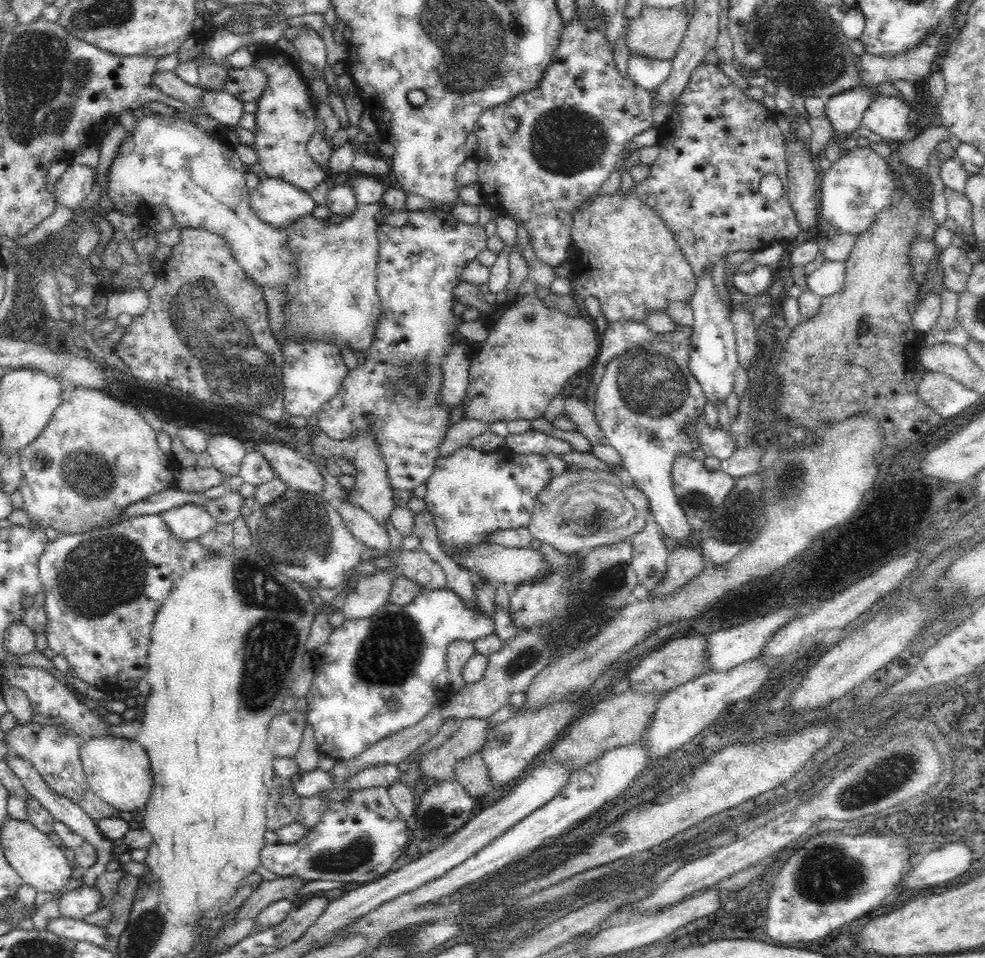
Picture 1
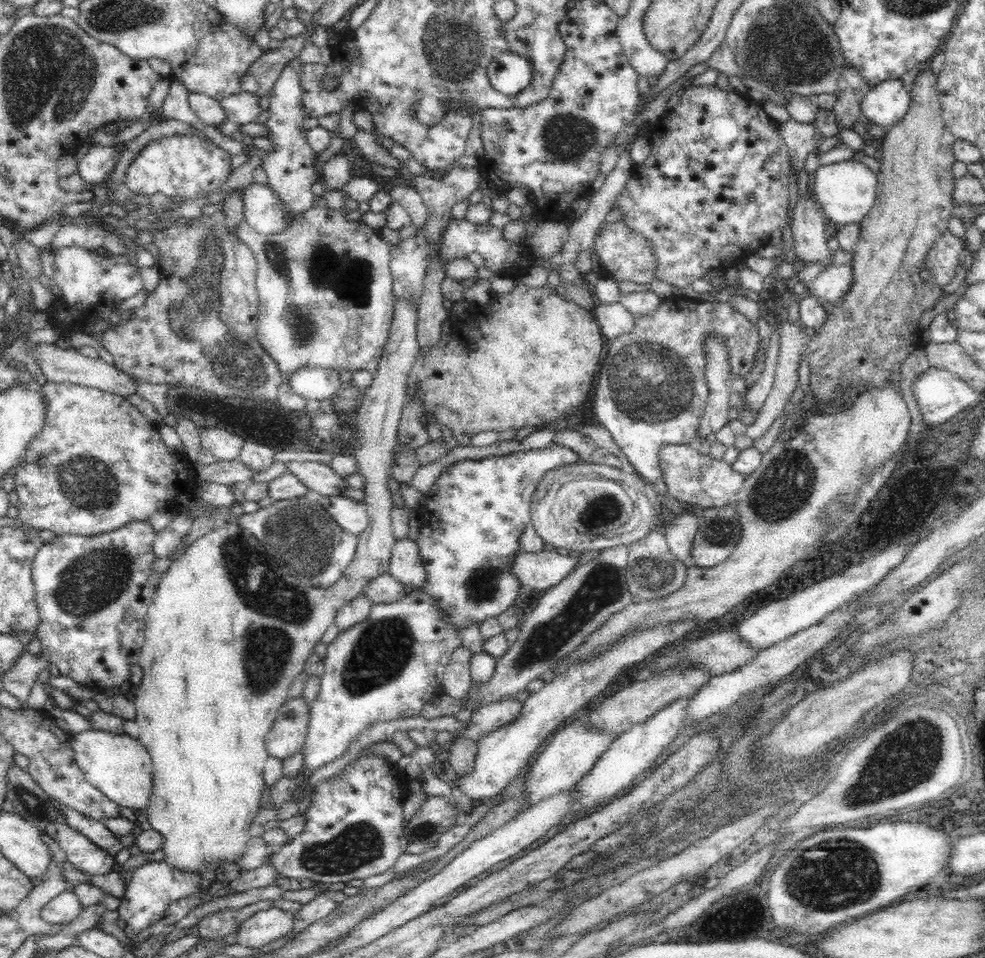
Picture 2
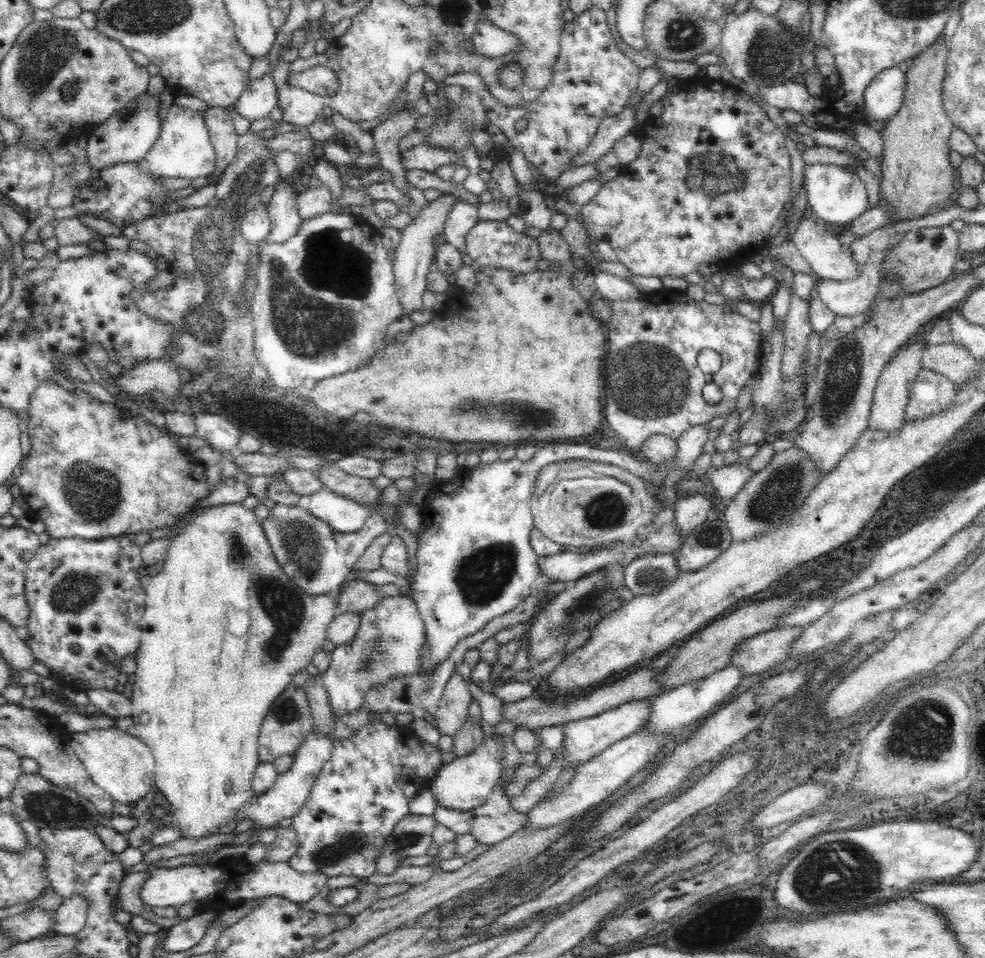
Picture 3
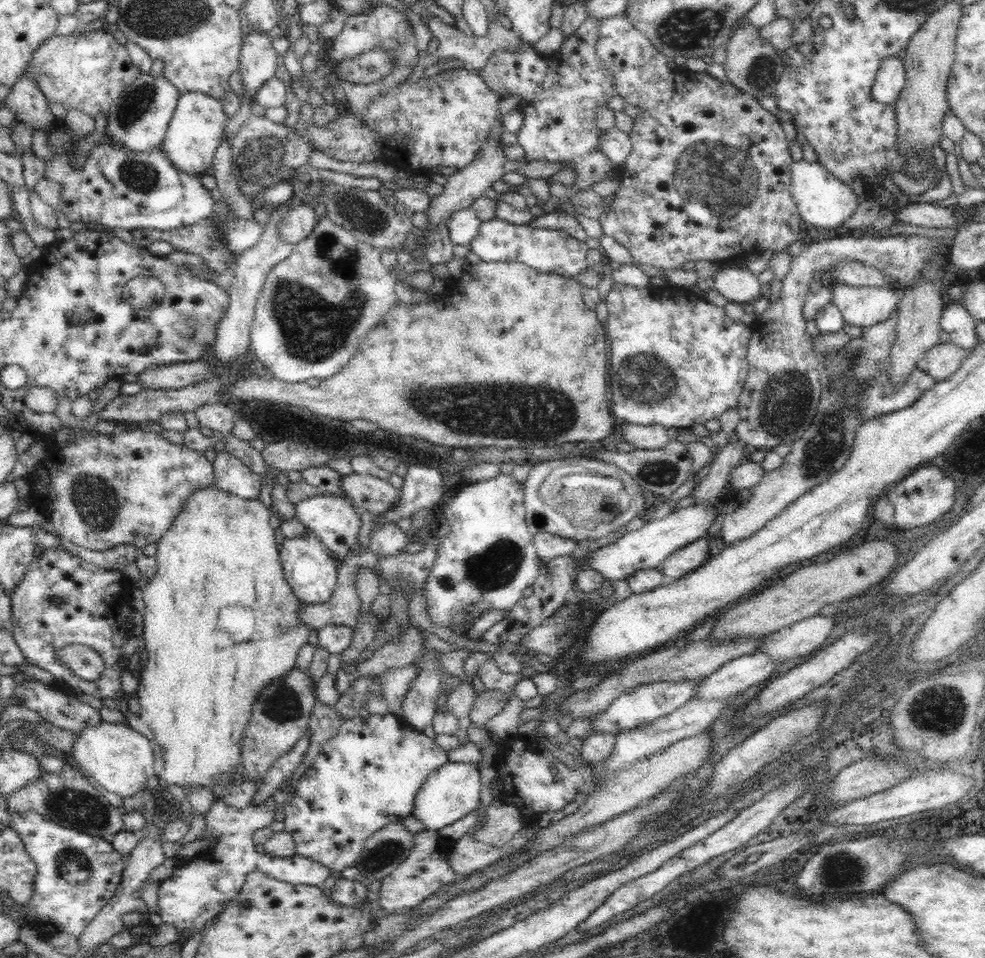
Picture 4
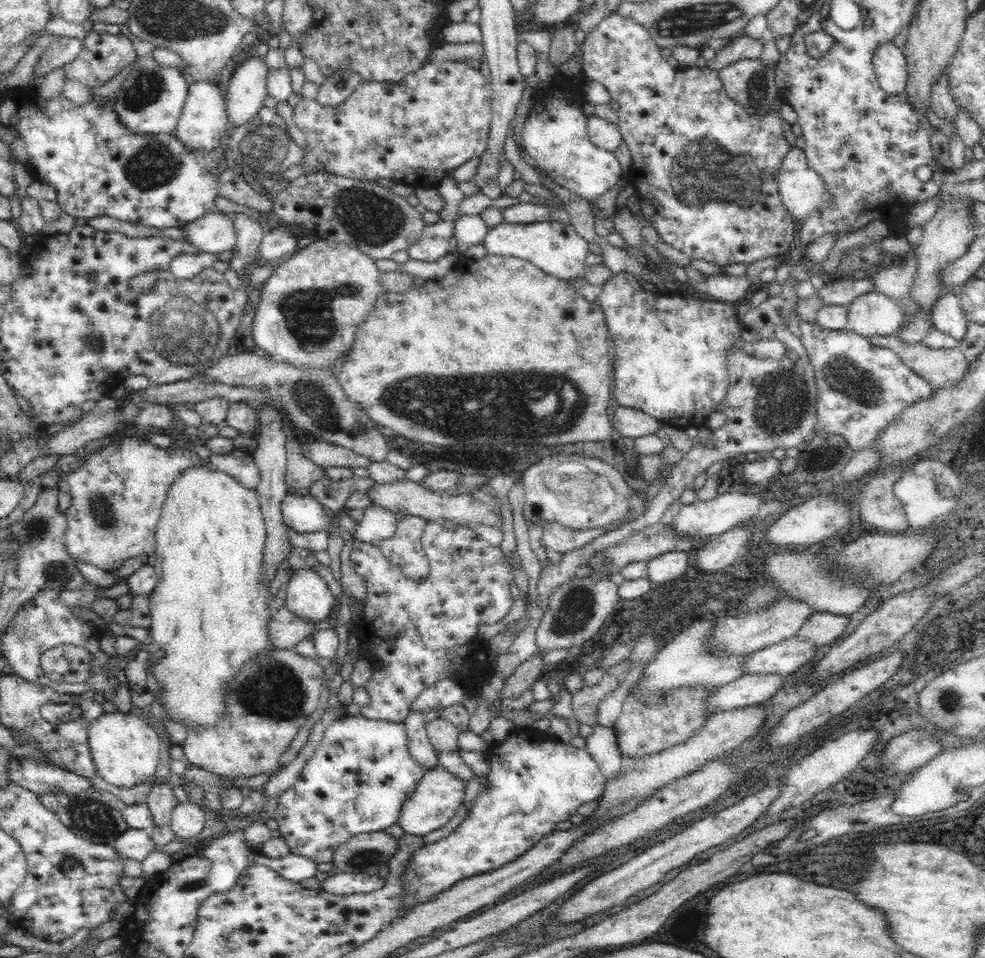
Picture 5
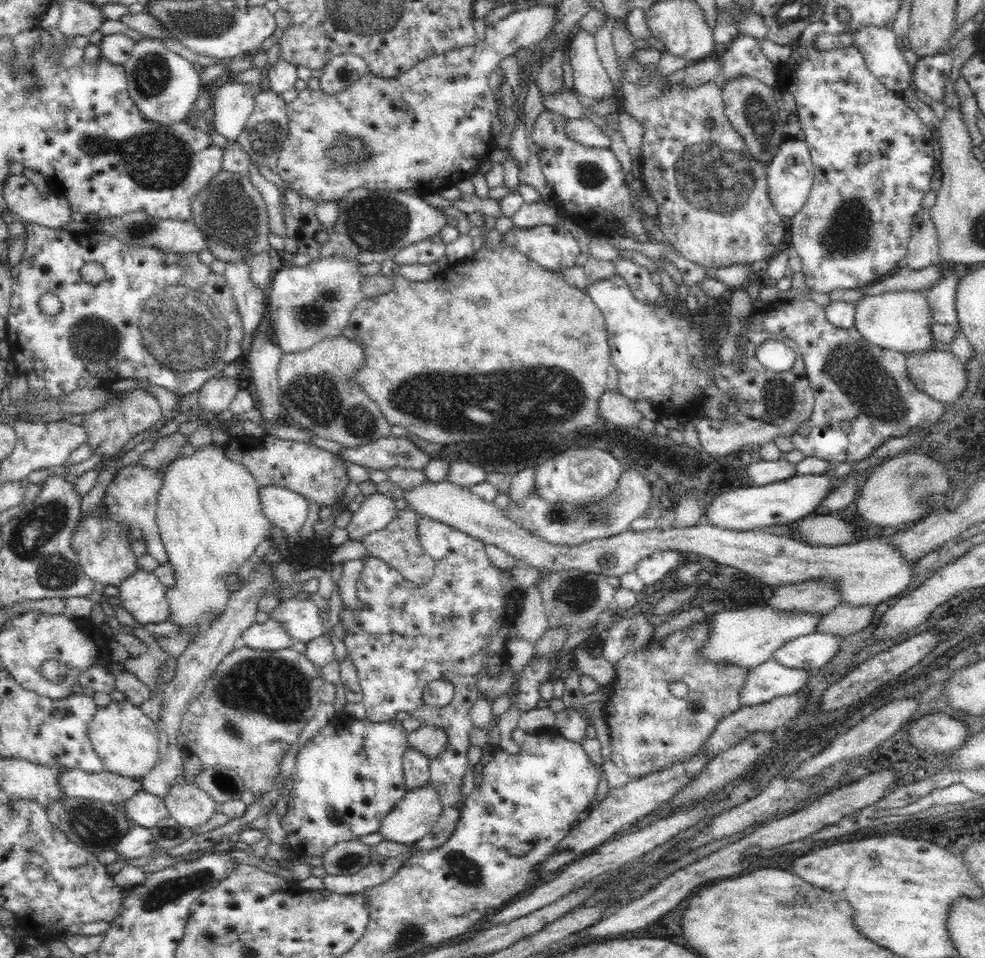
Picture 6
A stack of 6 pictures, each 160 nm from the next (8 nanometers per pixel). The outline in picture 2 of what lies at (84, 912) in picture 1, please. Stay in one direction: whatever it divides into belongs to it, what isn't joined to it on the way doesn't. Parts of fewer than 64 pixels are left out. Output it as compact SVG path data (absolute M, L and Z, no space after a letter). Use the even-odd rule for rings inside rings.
M66 890L49 900L40 911L40 916L50 924L63 926L75 919L80 912L82 912L82 906L78 895L74 891Z

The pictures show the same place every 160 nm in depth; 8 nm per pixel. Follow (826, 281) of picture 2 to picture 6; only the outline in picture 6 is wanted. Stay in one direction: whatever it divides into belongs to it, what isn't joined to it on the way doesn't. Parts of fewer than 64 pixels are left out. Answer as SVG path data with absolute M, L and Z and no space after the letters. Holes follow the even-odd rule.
M888 291L877 295L862 297L854 306L855 330L867 342L881 348L906 352L920 352L932 349L932 315L928 310L928 301L924 292Z

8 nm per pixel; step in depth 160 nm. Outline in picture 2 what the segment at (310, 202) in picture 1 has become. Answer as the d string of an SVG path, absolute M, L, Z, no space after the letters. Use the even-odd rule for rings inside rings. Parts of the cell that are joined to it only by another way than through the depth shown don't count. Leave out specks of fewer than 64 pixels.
M253 182L238 195L244 201L244 218L258 234L276 234L288 226L291 212L268 183Z

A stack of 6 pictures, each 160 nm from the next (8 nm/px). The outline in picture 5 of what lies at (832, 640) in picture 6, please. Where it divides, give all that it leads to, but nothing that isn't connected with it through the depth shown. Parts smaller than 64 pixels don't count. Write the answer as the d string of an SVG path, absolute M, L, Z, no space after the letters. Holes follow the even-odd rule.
M794 635L778 644L750 653L742 664L742 675L787 675L814 658L816 647Z

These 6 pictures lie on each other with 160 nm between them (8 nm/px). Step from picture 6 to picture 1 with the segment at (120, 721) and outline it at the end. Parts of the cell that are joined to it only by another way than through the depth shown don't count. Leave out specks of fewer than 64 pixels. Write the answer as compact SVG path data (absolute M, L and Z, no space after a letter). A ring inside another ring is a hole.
M108 735L80 742L80 758L92 790L105 803L130 812L144 808L153 791L153 774L147 750L134 739Z

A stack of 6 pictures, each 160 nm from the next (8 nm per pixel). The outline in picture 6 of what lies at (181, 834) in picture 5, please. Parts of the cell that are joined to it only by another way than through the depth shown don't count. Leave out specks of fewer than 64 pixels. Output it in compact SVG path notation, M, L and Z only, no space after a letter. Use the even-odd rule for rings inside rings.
M189 776L183 780L178 780L165 796L165 806L171 817L179 827L186 827L188 830L195 832L196 827L206 824L206 822L215 814L216 804L210 798L208 793L204 793Z

